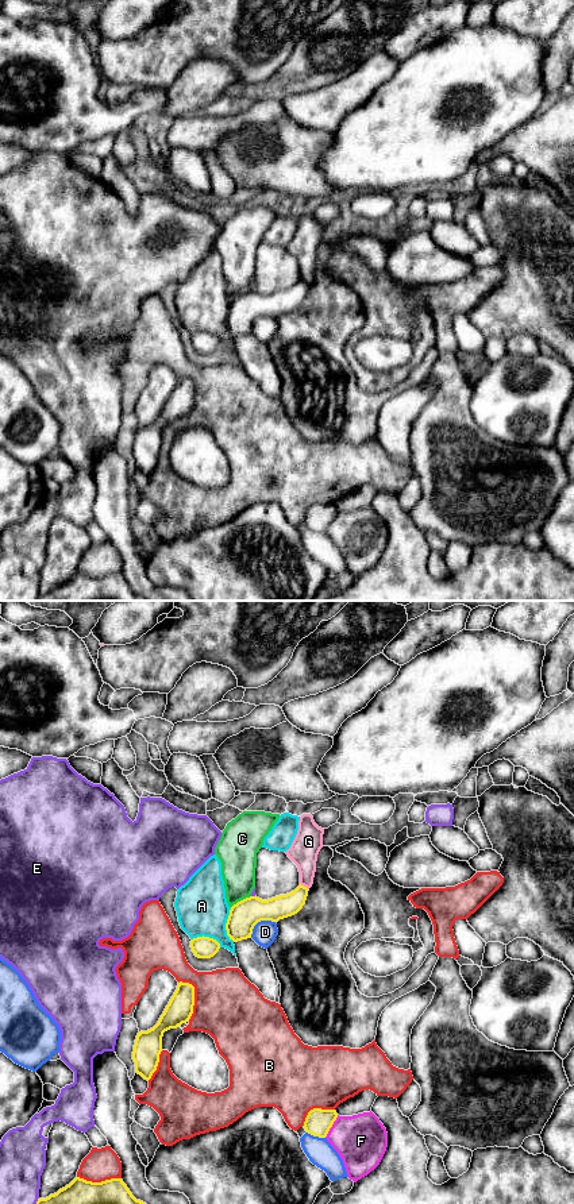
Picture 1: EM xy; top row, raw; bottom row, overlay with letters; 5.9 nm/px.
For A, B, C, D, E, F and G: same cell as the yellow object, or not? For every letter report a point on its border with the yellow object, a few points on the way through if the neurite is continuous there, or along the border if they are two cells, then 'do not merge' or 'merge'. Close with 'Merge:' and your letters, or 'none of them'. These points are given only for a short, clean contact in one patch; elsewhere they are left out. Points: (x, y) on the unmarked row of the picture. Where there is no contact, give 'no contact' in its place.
A: contact xy (226, 320); do not merge
B: contact xy (193, 392); do not merge
C: contact xy (241, 296); do not merge
D: contact xy (258, 316); do not merge
E: contact xy (37, 597); do not merge
F: contact xy (331, 521); do not merge
G: contact xy (303, 281); border xy (300, 278), (308, 285); do not merge
Merge: none of them

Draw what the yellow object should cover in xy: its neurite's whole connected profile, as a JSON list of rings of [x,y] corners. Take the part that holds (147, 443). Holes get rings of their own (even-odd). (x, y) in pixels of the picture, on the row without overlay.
[[[180,377],[158,418],[147,427],[138,428],[132,455],[135,458],[135,467],[145,475],[149,476],[157,466],[163,428],[186,418],[193,409],[193,401],[194,382]]]

